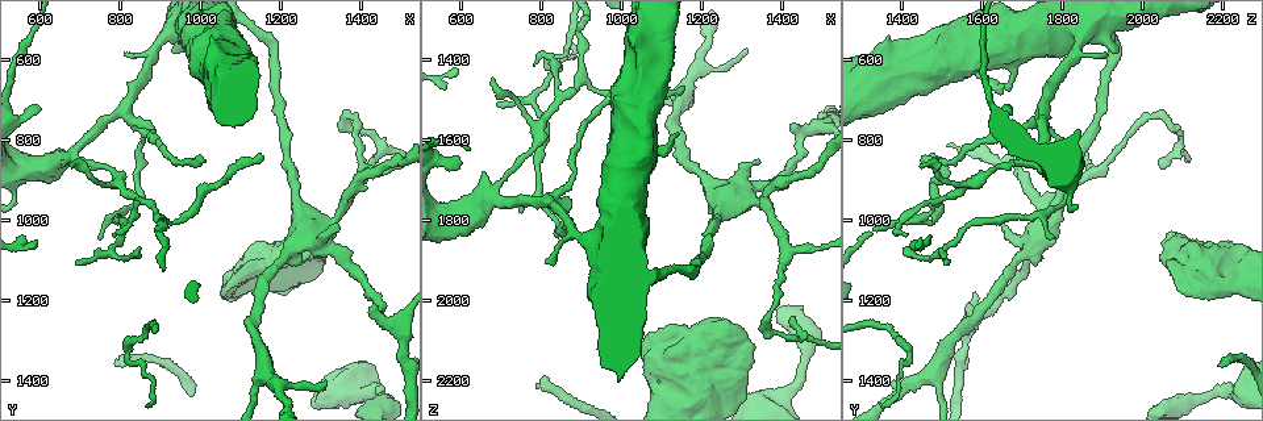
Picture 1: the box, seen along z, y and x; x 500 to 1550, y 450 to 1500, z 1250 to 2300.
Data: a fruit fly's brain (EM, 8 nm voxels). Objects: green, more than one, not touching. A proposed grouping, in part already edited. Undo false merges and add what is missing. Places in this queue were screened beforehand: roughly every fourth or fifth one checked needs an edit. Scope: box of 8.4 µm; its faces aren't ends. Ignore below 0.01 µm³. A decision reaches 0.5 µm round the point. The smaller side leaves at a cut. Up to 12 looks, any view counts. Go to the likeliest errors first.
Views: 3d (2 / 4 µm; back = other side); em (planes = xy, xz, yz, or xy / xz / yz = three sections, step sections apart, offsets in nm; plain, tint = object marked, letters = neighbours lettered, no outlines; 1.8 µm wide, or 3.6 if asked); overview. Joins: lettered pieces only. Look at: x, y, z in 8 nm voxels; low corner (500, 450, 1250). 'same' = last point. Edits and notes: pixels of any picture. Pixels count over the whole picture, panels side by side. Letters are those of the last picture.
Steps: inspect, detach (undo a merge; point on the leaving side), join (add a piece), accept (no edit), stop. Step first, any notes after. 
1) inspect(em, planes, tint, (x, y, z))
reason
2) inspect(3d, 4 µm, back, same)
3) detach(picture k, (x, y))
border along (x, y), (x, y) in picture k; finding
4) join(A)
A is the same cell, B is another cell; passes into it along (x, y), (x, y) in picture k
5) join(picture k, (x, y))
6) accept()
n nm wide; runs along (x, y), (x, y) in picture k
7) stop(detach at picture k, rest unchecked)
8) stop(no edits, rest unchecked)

inspect(em, planes, letters, (805, 720, 1750))
sharp bend

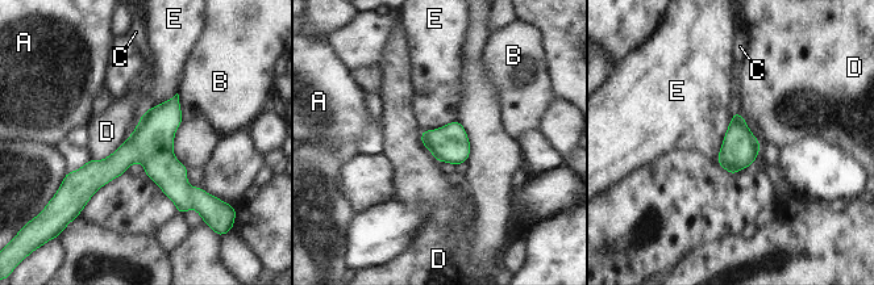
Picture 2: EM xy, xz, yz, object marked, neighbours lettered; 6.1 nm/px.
accept()
220 nm wide; A, B, C, D and E are other cells; runs along (175, 100), (116, 164), (78, 180) in picture 2; one cell here

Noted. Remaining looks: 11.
inspect(3d, 4 µm, back, (1315, 1405, 1380))
branch stops here

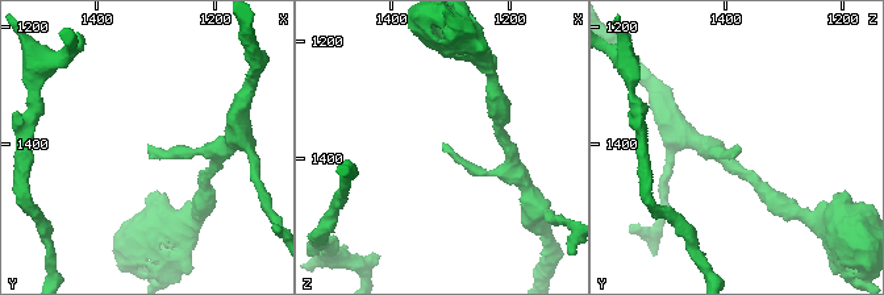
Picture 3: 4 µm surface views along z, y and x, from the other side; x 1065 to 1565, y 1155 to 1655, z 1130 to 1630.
inspect(em, yz, step 16, tint, (1315, 1405, 1375))
shape alone is not enough

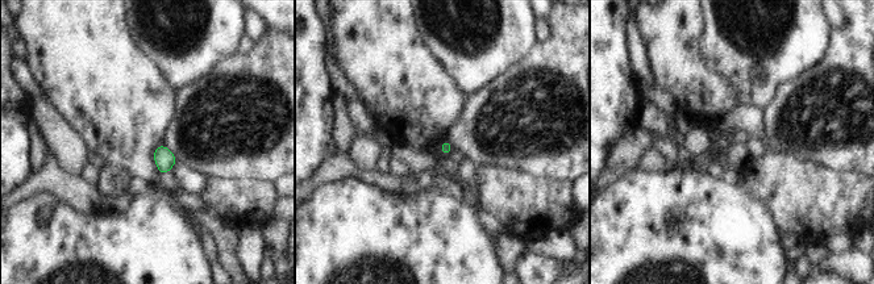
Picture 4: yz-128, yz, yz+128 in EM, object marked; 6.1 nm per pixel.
inspect(em, yz, step 16, letters, same)

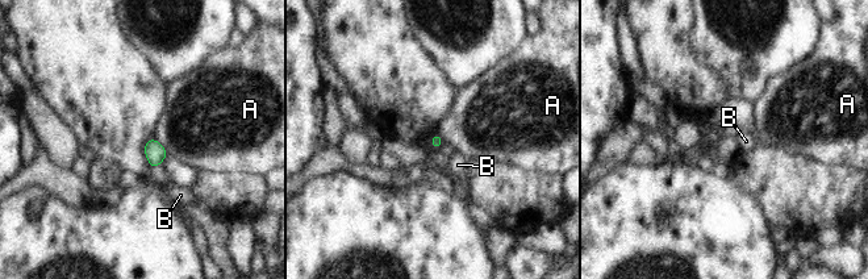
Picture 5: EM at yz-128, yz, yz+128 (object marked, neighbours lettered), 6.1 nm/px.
accept()
A and B are other cells; border along (154, 137), (168, 155) in picture 5; none of them fits

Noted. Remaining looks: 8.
inspect(3d, 4 µm, (800, 910, 1560))
arms part here

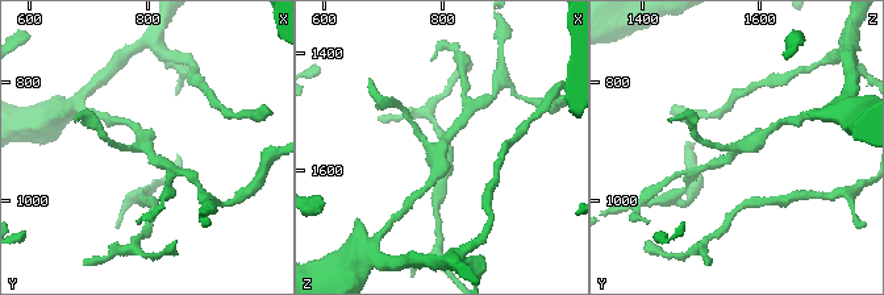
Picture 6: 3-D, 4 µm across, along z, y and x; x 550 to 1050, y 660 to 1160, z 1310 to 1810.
inspect(em, planes, letters, (795, 910, 1565))
3 arms

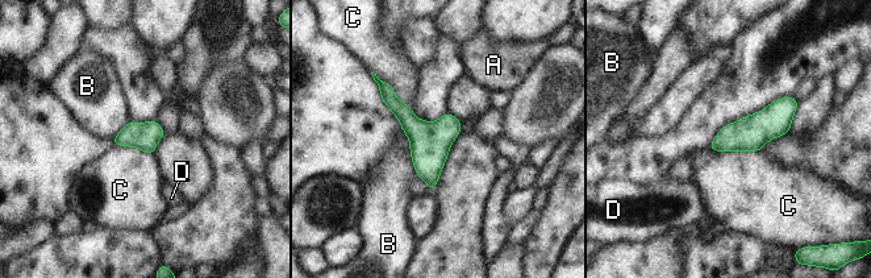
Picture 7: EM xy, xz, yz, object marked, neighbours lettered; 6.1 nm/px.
accept()
A, B, C and D are other cells; runs along (382, 84), (429, 142), (433, 183) in picture 7; all the same cell

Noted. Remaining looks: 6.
inspect(em, xy, step 4, letters, (1450, 810, 2095))
abrupt turn

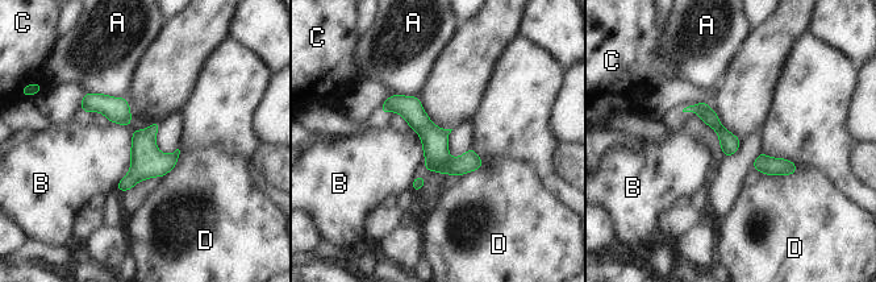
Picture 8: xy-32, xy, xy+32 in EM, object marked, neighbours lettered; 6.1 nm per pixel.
accept()
B touches over 480 nm; A, B, C and D are other cells; all the same cell

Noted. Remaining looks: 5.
inspect(em, yz, step 8, letters, (1420, 875, 1875))
three arms meet

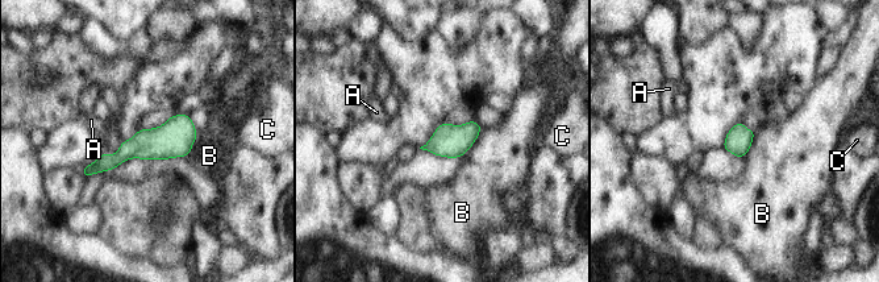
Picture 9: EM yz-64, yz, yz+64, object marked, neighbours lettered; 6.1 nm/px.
accept()
A, B and C are other cells; border along (482, 128), (473, 145), (462, 157) in picture 9; all the same cell

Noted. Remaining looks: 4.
stop(no edits, rest unchecked)

